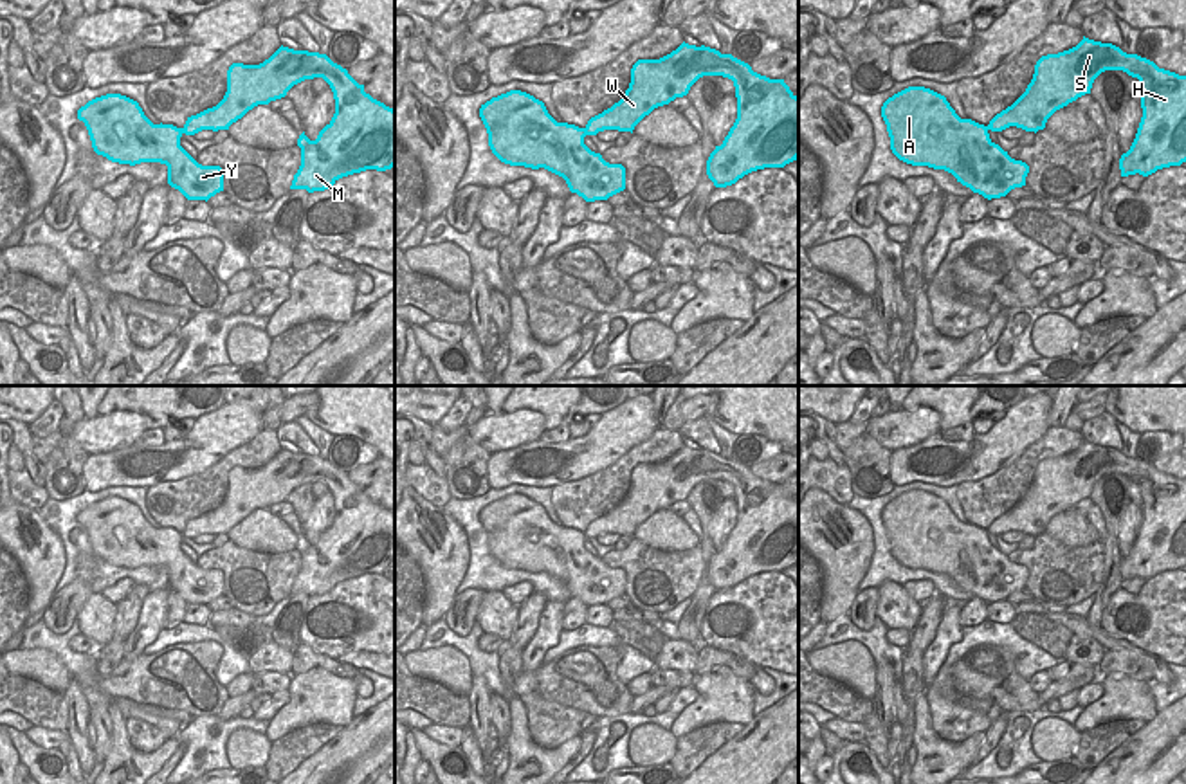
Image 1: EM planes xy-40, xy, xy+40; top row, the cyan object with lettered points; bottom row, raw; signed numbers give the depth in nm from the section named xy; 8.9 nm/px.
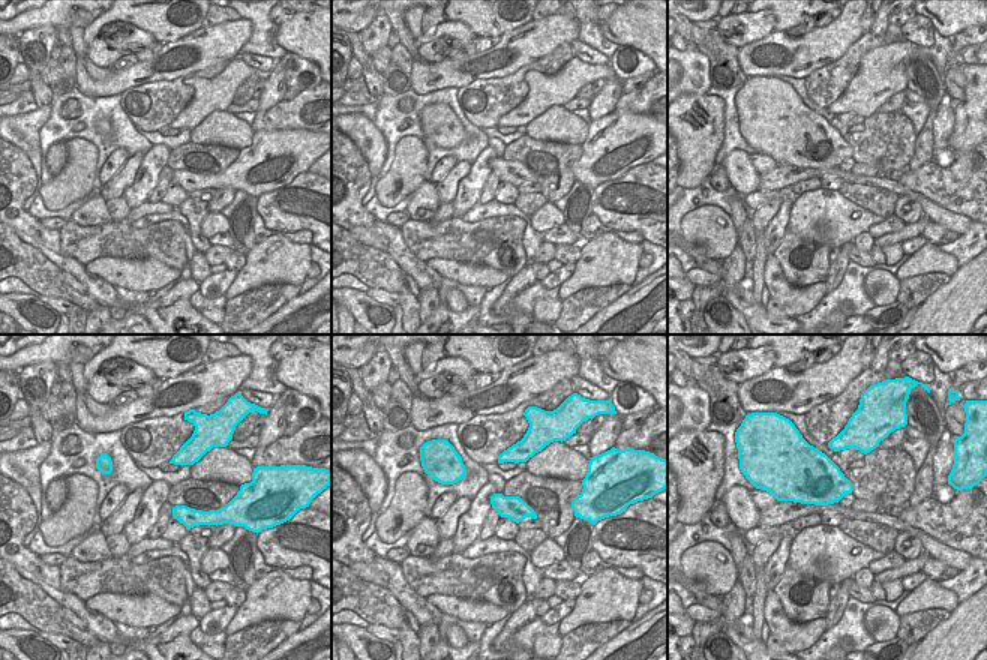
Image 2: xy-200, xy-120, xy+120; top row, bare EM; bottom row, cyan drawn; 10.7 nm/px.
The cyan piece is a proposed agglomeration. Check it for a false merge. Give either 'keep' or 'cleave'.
keep

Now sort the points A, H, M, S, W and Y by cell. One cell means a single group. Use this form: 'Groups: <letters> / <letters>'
Groups: A H M S W Y

